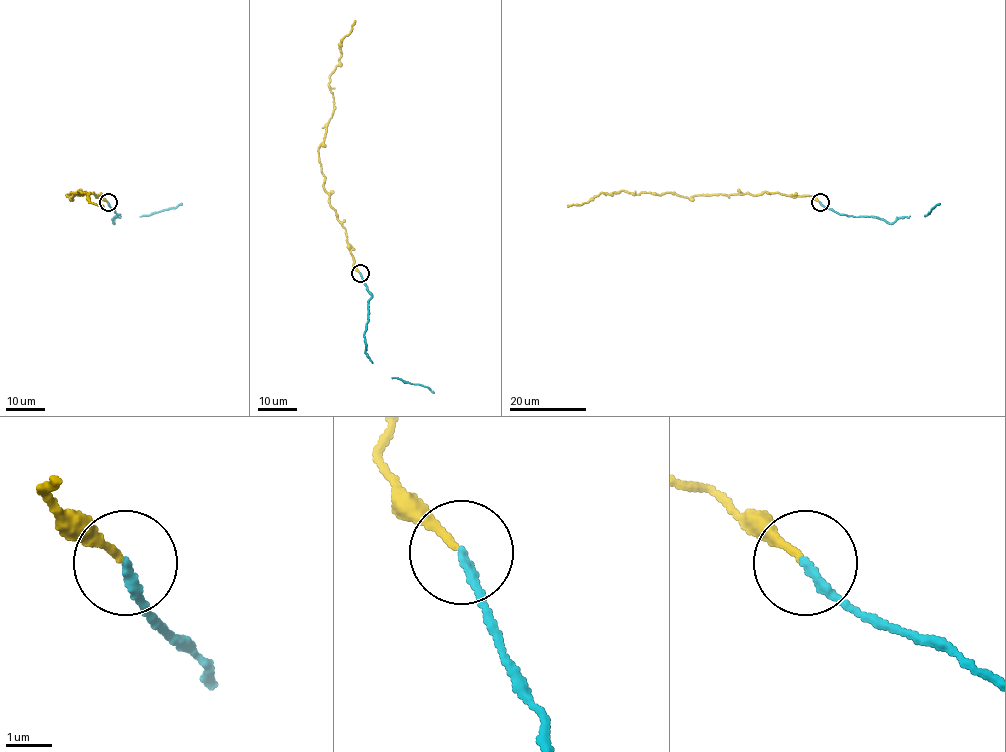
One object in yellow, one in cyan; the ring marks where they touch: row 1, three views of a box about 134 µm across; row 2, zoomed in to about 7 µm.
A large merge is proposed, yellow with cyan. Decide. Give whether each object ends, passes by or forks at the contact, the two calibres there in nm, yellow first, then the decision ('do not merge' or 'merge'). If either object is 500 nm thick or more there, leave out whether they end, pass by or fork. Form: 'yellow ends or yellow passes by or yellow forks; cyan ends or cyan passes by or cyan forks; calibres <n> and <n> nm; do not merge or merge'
yellow ends; cyan ends; calibres 160 and 190 nm; merge

